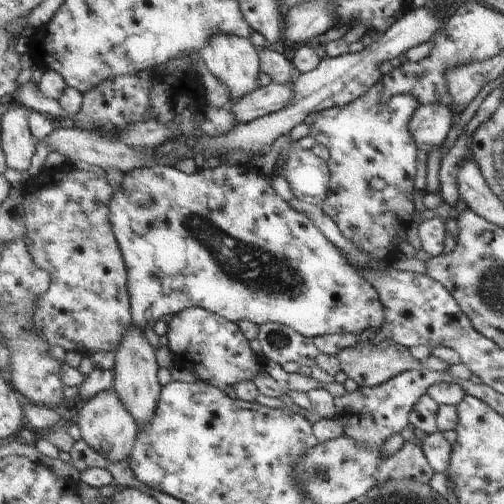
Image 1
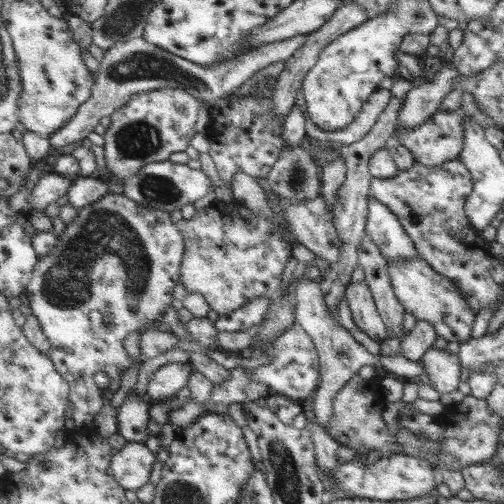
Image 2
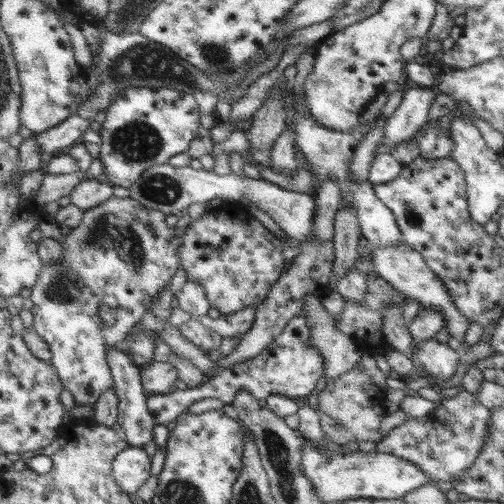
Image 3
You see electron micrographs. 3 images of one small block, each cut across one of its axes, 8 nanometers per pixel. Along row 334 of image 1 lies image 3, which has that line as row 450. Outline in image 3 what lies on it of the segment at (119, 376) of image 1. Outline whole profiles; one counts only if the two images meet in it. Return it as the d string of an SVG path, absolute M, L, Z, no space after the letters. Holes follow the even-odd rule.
M143 448L123 450L113 464L113 474L121 488L133 494L153 476L153 458Z

